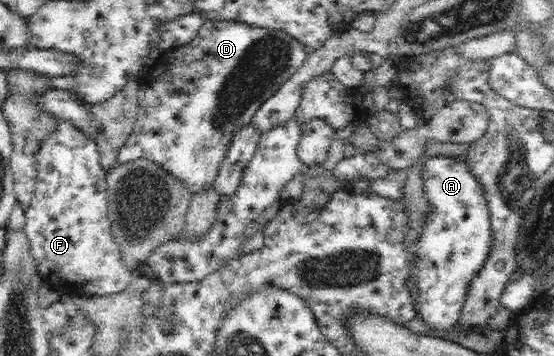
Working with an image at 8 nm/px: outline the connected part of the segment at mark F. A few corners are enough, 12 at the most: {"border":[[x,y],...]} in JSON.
{"border":[[96,141],[39,142],[25,211],[43,284],[111,295],[132,280]]}

